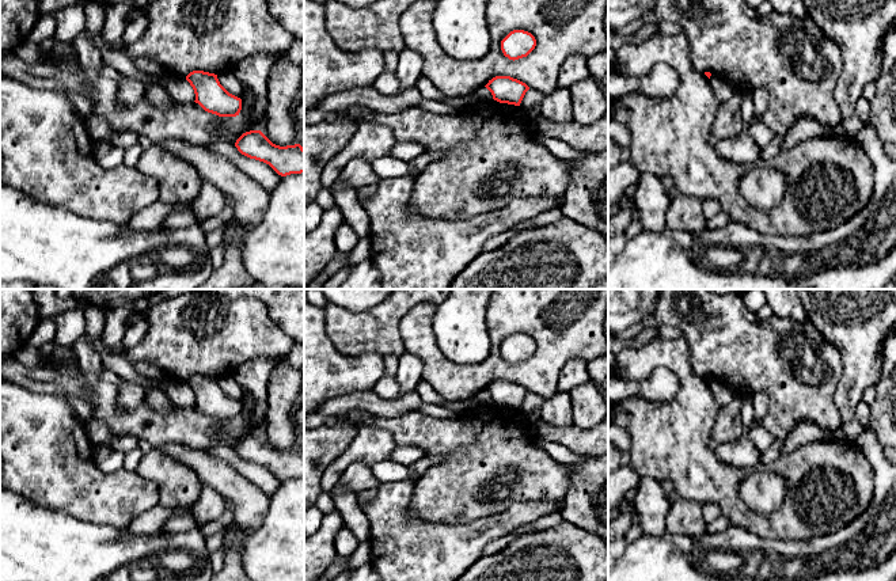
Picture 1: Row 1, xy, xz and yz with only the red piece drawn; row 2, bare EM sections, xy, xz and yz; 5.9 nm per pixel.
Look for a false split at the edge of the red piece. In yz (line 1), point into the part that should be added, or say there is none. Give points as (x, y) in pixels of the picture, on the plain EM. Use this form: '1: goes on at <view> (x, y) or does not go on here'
1: does not go on here

